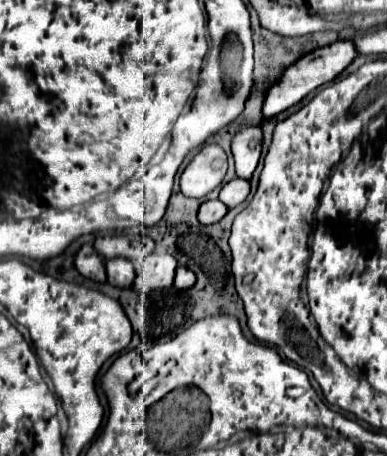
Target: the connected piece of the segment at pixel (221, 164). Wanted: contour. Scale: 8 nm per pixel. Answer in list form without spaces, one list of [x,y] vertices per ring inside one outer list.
[[[215,143],[205,145],[193,157],[193,161],[185,167],[181,181],[179,181],[181,193],[185,197],[201,199],[207,193],[211,193],[223,181],[225,171],[227,171],[225,151]]]

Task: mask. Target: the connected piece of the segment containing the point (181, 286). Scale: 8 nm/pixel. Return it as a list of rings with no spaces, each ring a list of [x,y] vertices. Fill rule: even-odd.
[[[179,267],[177,273],[175,273],[175,287],[179,291],[187,291],[195,285],[195,273],[189,271],[187,267]]]

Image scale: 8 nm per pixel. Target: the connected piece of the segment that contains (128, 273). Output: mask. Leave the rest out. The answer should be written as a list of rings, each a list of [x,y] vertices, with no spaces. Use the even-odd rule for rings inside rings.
[[[109,259],[105,261],[107,269],[107,283],[113,287],[131,287],[135,281],[135,267],[127,259]]]

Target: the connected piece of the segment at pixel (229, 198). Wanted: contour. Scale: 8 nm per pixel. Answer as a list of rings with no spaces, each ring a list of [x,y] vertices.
[[[235,177],[231,179],[229,183],[225,183],[221,187],[221,193],[219,193],[219,201],[227,207],[227,209],[233,209],[237,207],[239,203],[243,203],[249,195],[249,181],[241,179],[241,177]]]

